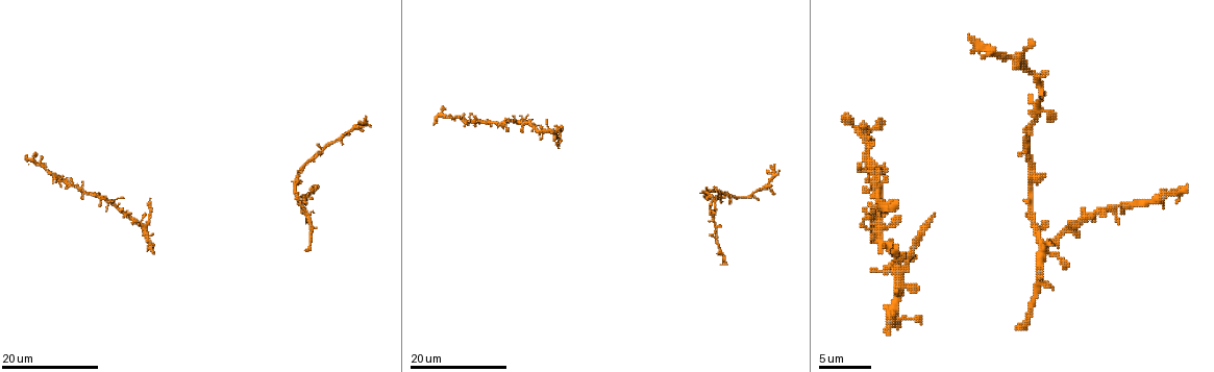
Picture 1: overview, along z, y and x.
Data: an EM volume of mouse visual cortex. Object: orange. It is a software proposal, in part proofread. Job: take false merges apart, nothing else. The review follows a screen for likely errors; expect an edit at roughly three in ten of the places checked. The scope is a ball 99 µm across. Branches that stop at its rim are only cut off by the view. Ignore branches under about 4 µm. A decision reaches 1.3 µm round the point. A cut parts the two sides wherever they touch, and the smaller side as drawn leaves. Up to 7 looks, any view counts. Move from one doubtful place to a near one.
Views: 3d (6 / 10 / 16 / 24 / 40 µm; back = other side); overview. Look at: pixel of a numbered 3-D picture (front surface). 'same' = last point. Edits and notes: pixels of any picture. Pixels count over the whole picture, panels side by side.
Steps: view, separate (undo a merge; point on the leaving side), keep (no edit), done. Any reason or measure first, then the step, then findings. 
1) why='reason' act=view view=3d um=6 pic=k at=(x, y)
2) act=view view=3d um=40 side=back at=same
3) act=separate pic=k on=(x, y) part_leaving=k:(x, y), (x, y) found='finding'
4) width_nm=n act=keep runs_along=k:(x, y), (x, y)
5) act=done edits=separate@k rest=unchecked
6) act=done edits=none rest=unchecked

act=view view=3d um=16 pic=1 at=(1032, 182)

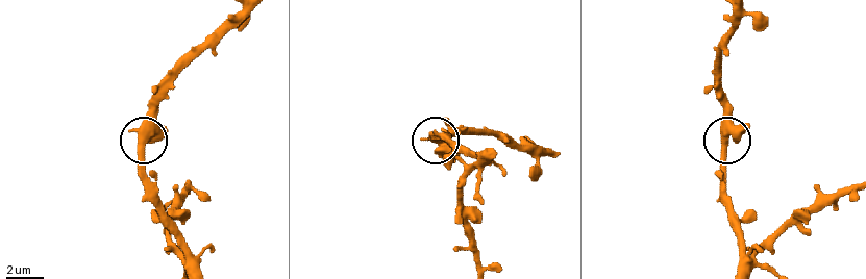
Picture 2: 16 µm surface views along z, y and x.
act=view view=3d um=6 pic=2 at=(144, 143)

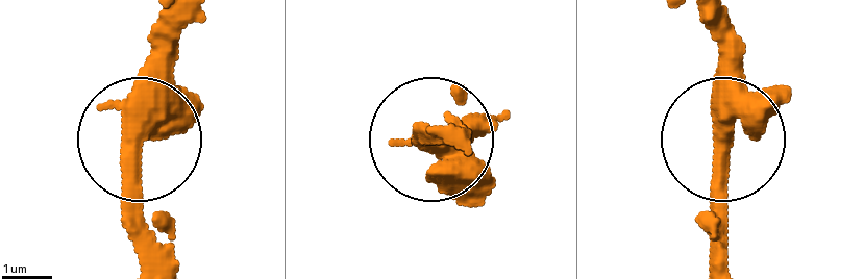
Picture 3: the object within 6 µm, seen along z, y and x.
act=keep found='one cell here'

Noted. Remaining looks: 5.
why='branch point' act=view view=3d um=16 pic=1 at=(712, 200)

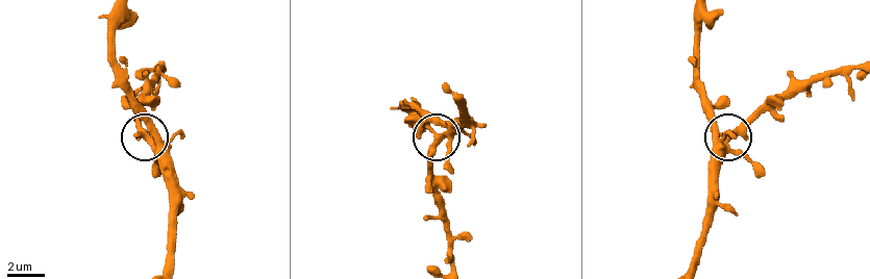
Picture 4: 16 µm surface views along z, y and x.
act=view view=3d um=6 pic=4 at=(439, 142)

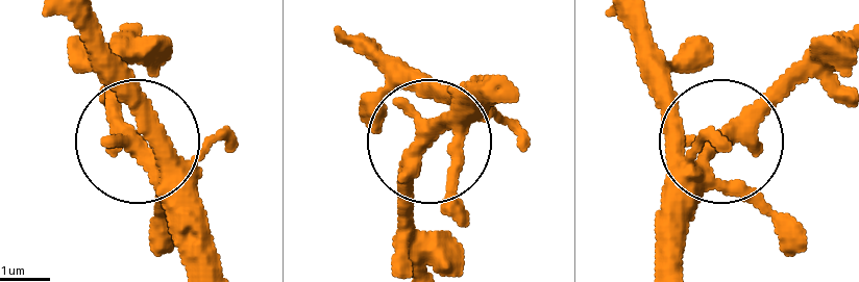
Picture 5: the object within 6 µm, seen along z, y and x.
arms=3 act=keep found='continuous, no second cell'

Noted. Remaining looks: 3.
why='calibre changes' act=view view=3d um=24 pic=1 at=(1025, 65)

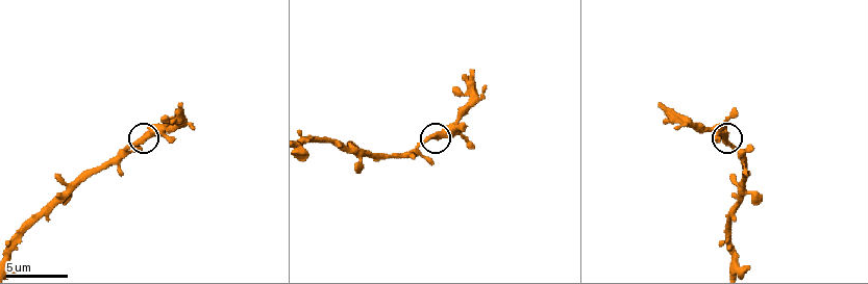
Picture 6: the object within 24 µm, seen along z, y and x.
act=view view=3d um=6 pic=6 at=(435, 135)

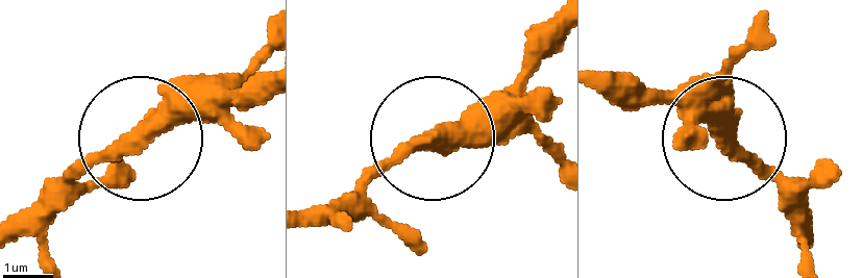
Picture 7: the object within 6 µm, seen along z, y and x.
act=view view=3d um=6 side=back pic=7 at=(137, 137)

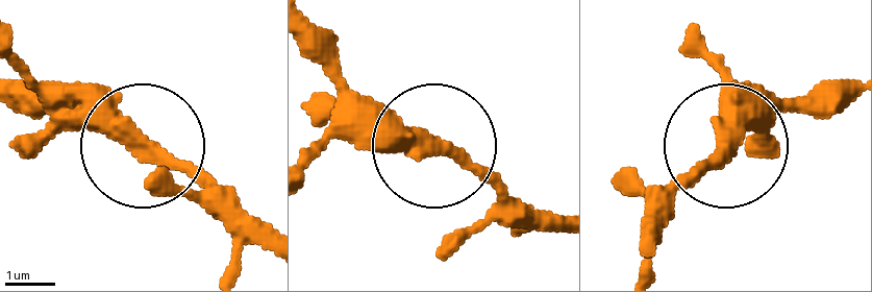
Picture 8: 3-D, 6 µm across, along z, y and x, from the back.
width_nm=360 act=keep found='one cell here'

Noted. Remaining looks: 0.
act=done edits=none rest=unchecked

